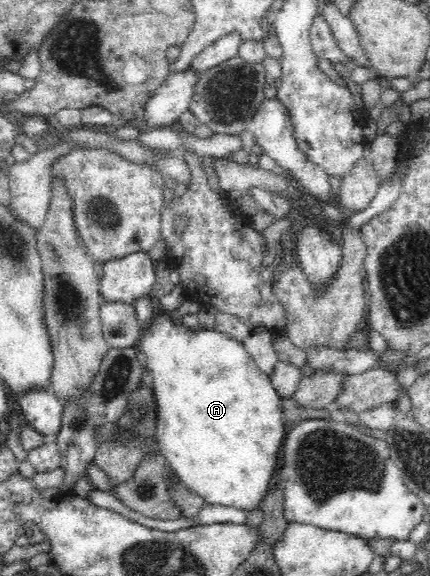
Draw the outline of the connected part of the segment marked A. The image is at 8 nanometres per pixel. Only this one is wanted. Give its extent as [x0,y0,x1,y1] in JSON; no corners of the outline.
[139,310,289,512]

